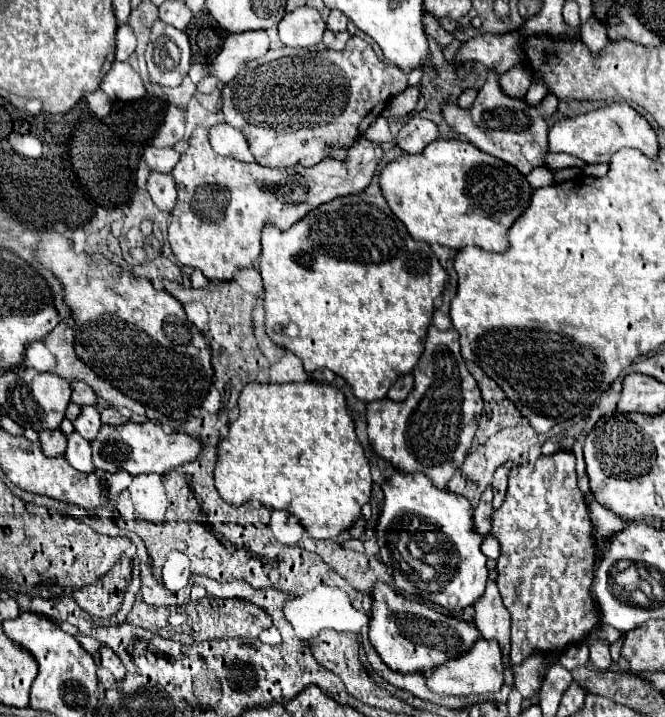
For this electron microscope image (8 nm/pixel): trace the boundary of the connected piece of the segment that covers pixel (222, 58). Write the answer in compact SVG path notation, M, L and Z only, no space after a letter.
M240 32L230 34L224 40L222 52L212 64L212 74L222 82L230 82L240 68L268 52L268 34L266 32Z

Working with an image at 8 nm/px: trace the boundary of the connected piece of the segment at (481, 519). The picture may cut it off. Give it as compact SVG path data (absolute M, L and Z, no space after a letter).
M490 486L482 492L480 504L474 510L474 526L476 532L482 536L488 536L492 530L492 488Z

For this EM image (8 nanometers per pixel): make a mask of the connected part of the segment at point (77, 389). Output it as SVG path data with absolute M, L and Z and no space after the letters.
M72 382L72 402L78 406L96 406L96 394L86 382Z

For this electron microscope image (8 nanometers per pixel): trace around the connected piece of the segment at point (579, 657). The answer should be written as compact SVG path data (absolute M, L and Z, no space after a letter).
M586 643L570 644L559 657L559 662L567 670L571 671L585 665L589 660L589 648Z

